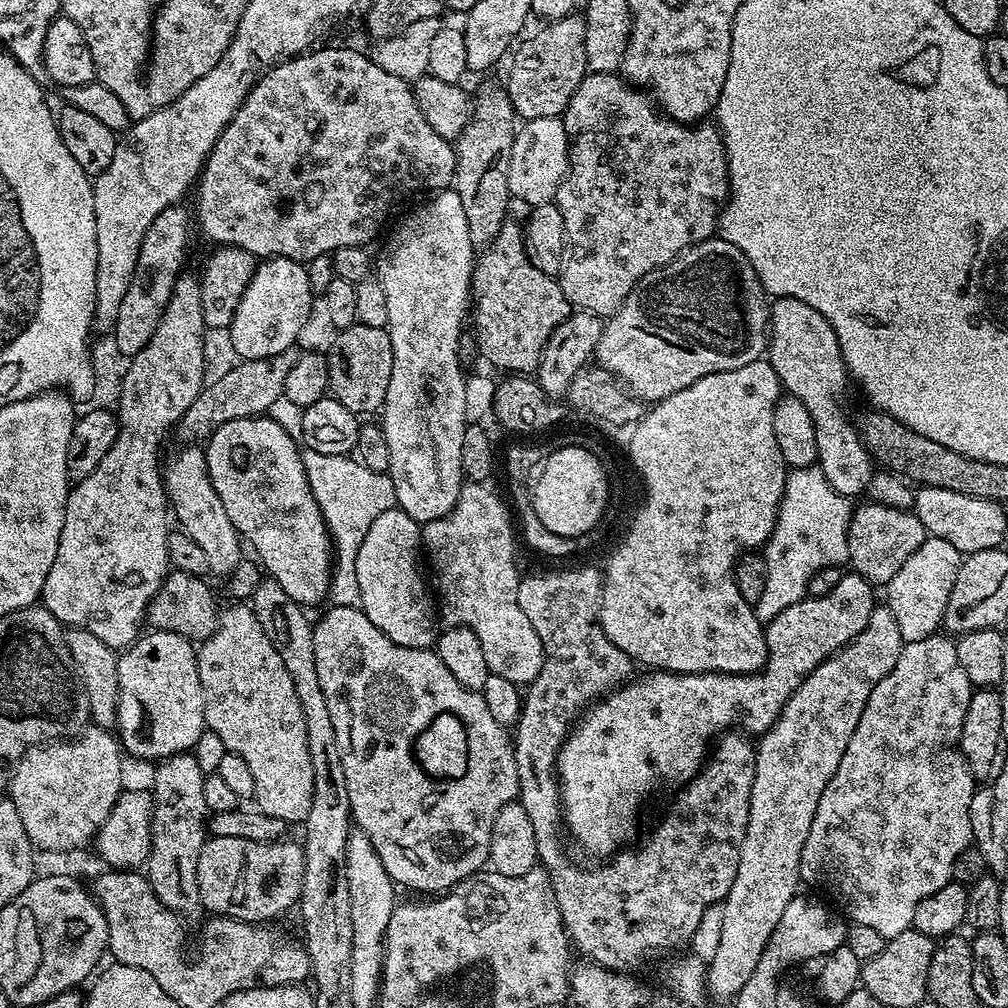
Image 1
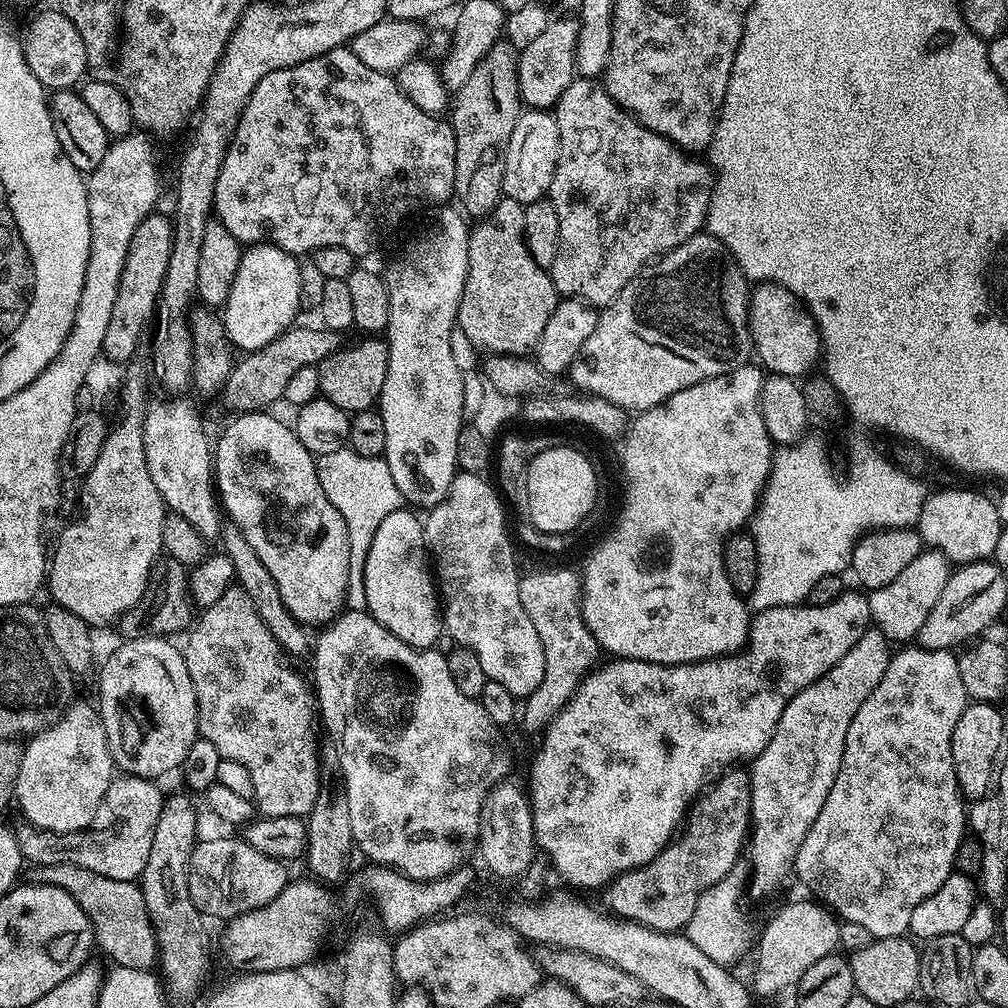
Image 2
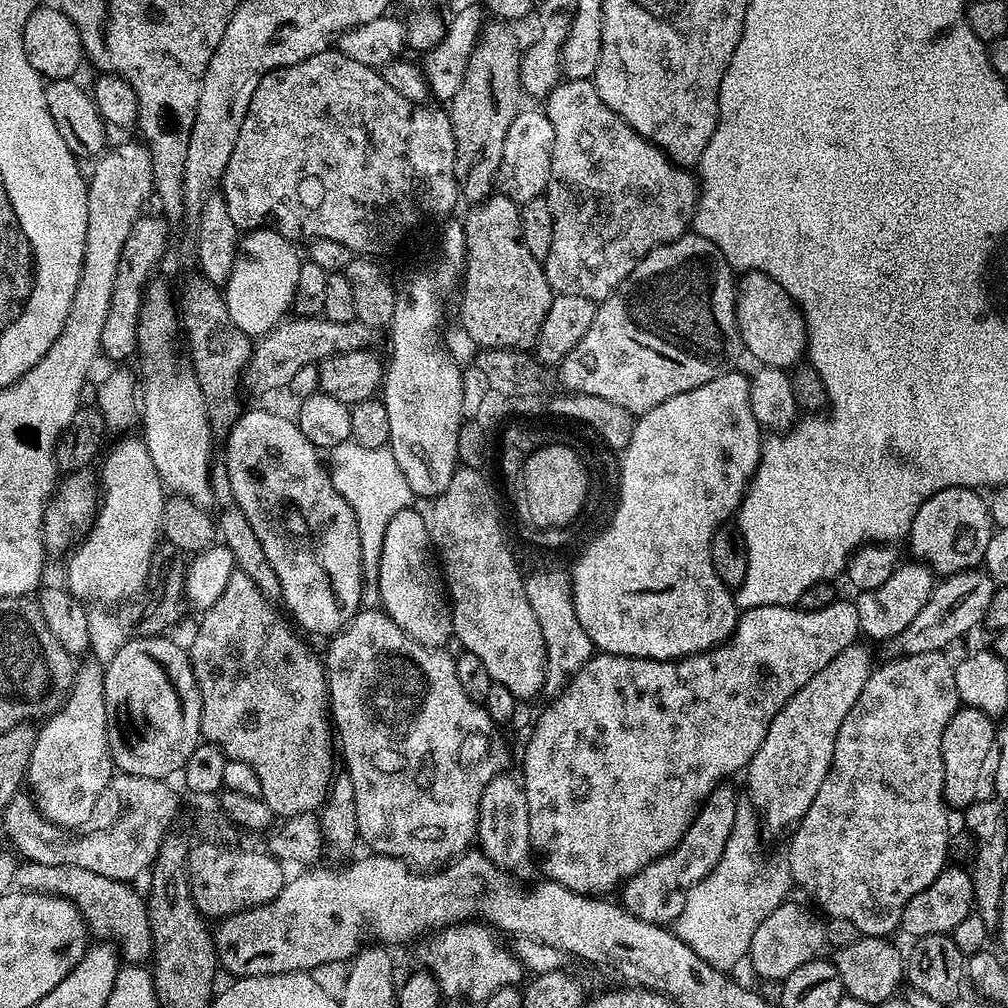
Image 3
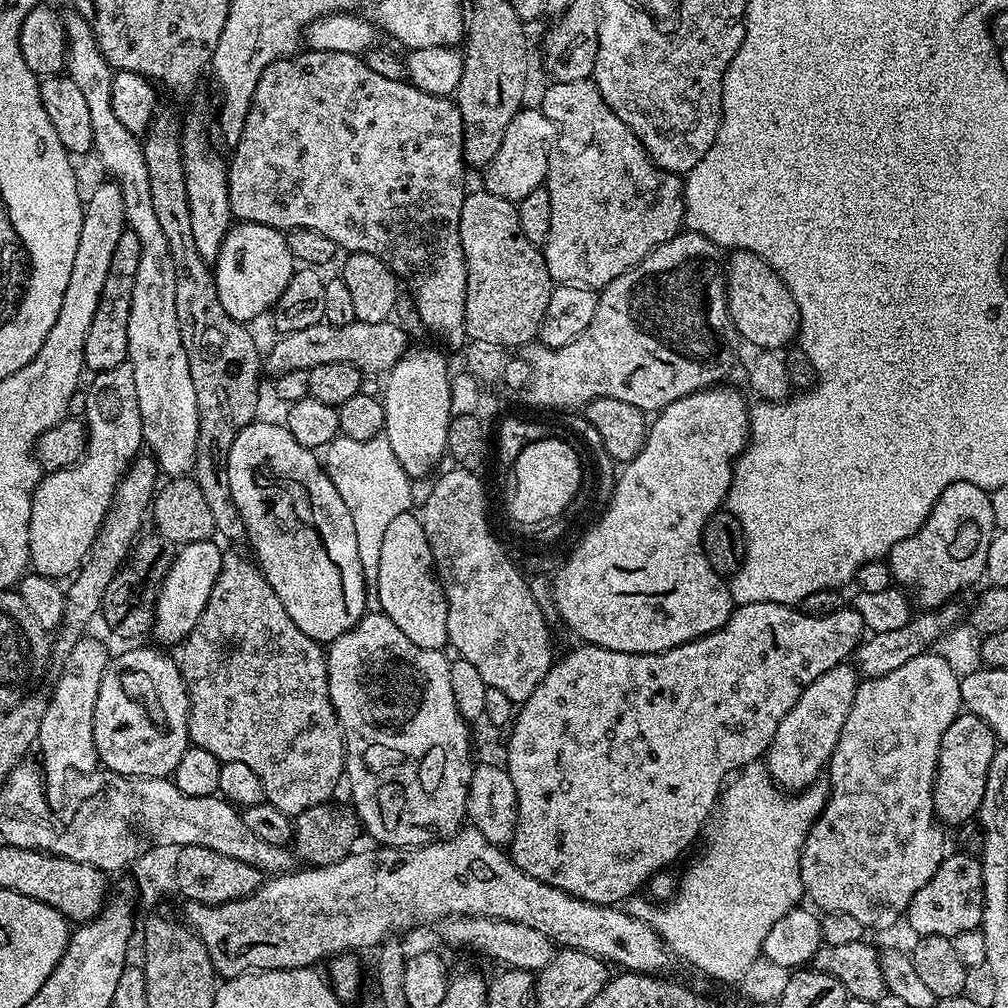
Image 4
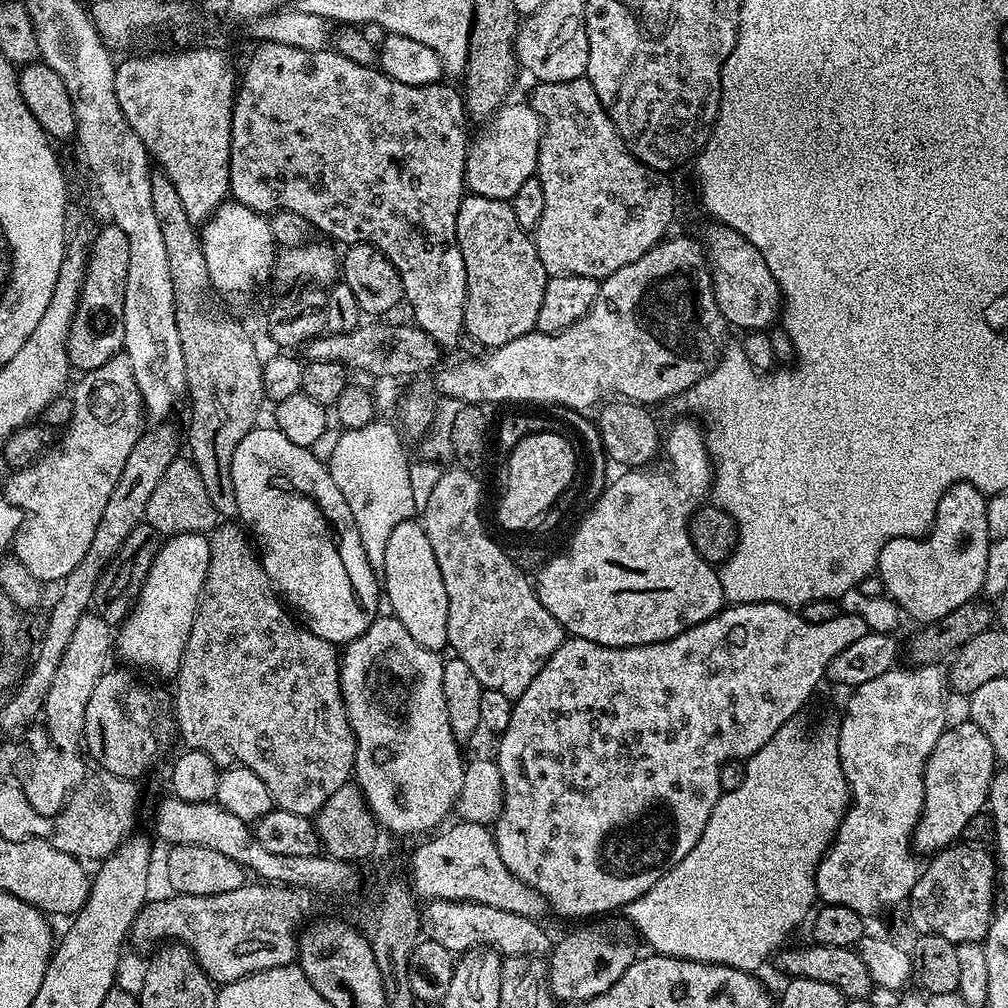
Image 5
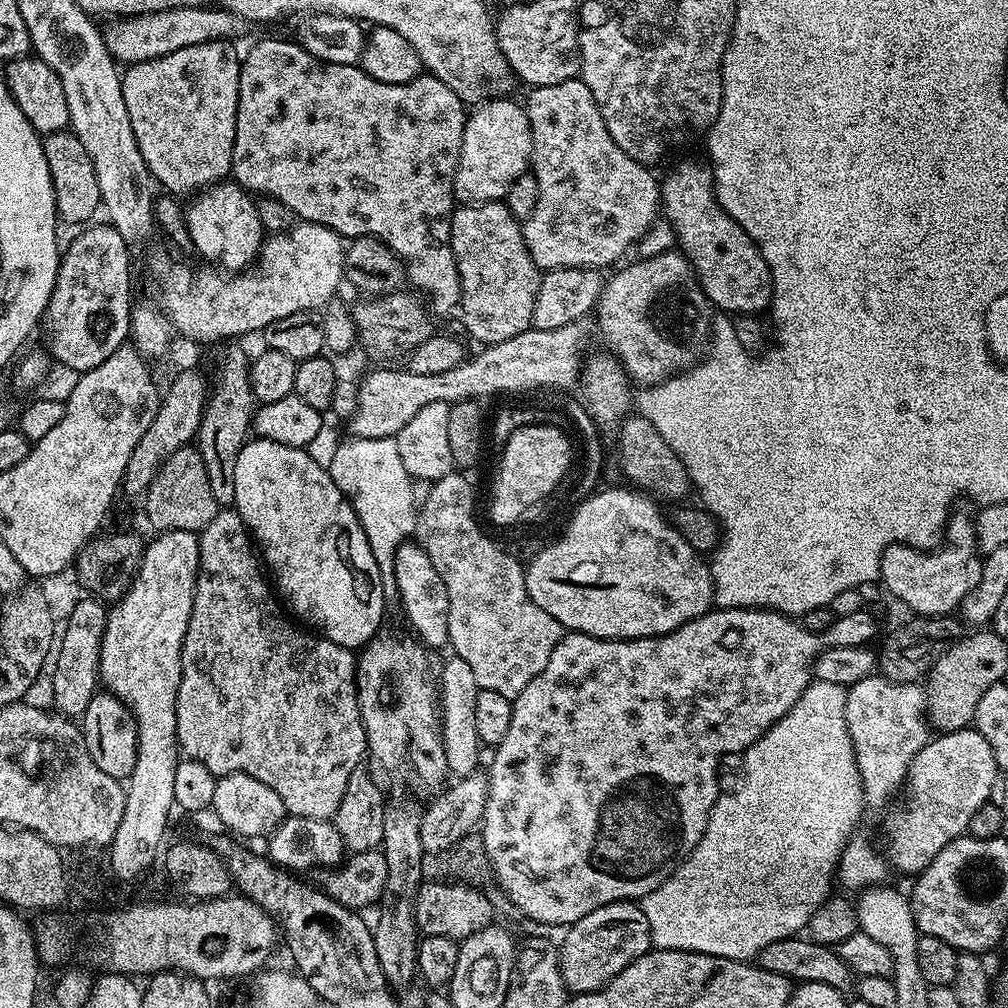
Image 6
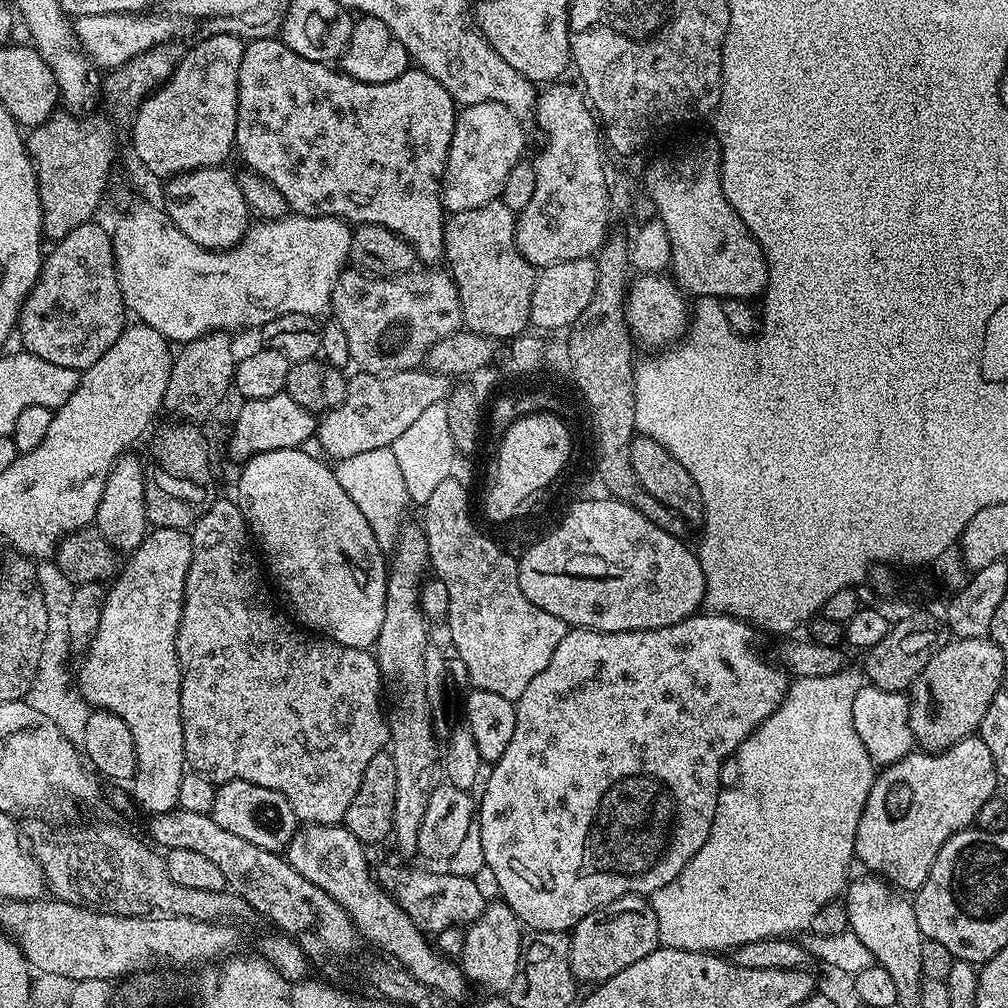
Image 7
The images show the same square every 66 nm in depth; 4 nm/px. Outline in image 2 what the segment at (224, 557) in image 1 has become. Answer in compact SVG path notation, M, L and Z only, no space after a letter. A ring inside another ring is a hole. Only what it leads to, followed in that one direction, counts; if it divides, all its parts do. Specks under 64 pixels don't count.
M174 400L170 404L153 403L144 418L144 445L150 478L154 478L154 486L158 486L165 509L186 518L186 522L190 522L205 540L215 541L215 536L217 539L222 532L222 508L214 487L214 448L210 440L208 444L204 424L195 410L184 400Z

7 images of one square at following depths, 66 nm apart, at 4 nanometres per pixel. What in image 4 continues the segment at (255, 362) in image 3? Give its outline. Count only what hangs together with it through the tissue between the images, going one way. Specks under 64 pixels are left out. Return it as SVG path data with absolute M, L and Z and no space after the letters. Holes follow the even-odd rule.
M355 319L346 326L334 326L325 322L306 326L306 330L294 330L283 333L280 341L266 352L266 368L272 374L302 370L307 372L314 366L322 366L330 362L342 362L354 366L361 374L368 372L381 372L387 374L392 367L409 351L408 336L388 320L382 322L362 322Z

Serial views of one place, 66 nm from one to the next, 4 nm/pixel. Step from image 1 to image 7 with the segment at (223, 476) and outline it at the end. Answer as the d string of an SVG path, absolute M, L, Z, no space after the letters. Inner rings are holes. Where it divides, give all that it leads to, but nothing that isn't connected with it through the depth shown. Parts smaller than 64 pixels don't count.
M303 447L287 448L286 450L270 450L257 456L252 456L249 460L243 461L240 472L240 481L236 484L234 499L239 504L244 520L248 524L249 533L254 537L258 545L261 557L269 575L273 576L283 600L289 604L293 619L309 631L318 633L327 639L334 640L340 645L350 646L351 648L371 649L377 640L378 634L382 630L383 615L385 613L385 586L387 584L387 561L375 538L368 520L362 515L360 508L340 486L335 471L331 467L327 468L323 464L323 459L315 460L310 453L304 452Z

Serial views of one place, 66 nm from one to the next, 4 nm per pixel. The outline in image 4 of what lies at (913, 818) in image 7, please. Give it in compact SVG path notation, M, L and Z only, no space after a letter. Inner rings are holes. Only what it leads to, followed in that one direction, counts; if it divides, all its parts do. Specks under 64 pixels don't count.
M961 711L942 734L936 781L934 782L934 810L941 825L959 826L979 813L988 794L990 773L996 760L996 735L973 712Z

